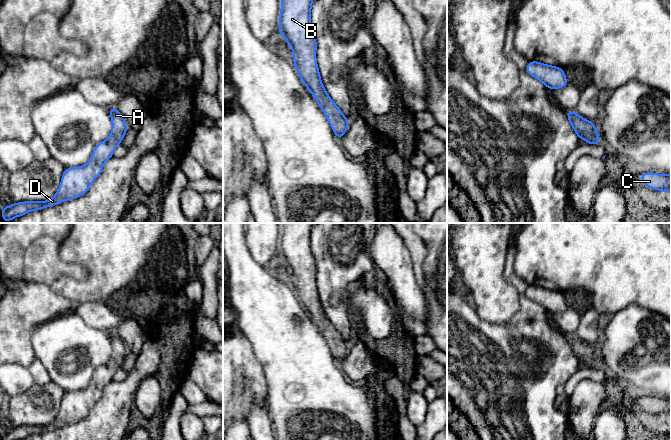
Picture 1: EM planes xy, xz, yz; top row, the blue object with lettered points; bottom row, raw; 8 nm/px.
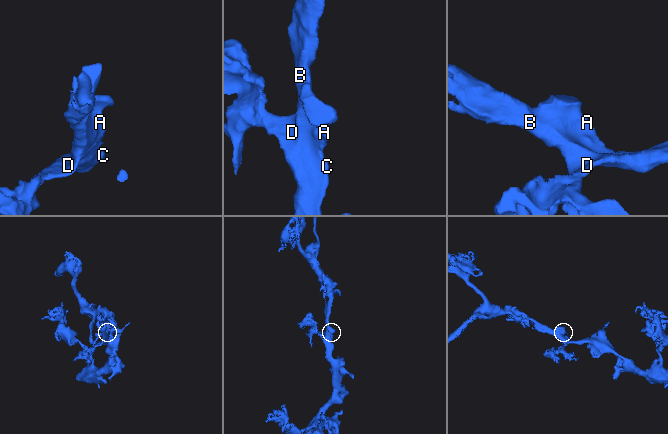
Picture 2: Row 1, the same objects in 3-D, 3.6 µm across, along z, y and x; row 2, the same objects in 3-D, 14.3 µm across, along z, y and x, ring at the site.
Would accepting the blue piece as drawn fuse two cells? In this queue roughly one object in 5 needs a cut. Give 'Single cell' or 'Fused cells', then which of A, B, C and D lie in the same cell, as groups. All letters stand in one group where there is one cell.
Single cell. Groups: A B C D

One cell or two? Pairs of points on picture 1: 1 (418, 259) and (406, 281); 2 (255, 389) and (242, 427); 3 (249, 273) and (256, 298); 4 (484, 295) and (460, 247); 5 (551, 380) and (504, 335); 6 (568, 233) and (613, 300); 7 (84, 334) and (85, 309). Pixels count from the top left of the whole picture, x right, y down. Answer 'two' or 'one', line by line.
1: two
2: two
3: one
4: one
5: one
6: one
7: two

